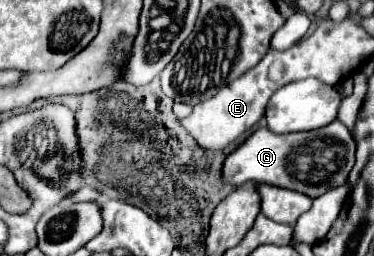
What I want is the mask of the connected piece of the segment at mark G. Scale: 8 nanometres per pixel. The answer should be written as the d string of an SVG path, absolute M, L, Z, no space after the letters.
M338 118L326 128L298 134L274 134L268 128L258 128L226 156L222 164L222 180L226 180L230 186L240 186L246 182L272 184L278 188L302 192L314 200L348 182L348 174L354 166L354 152L354 138Z

